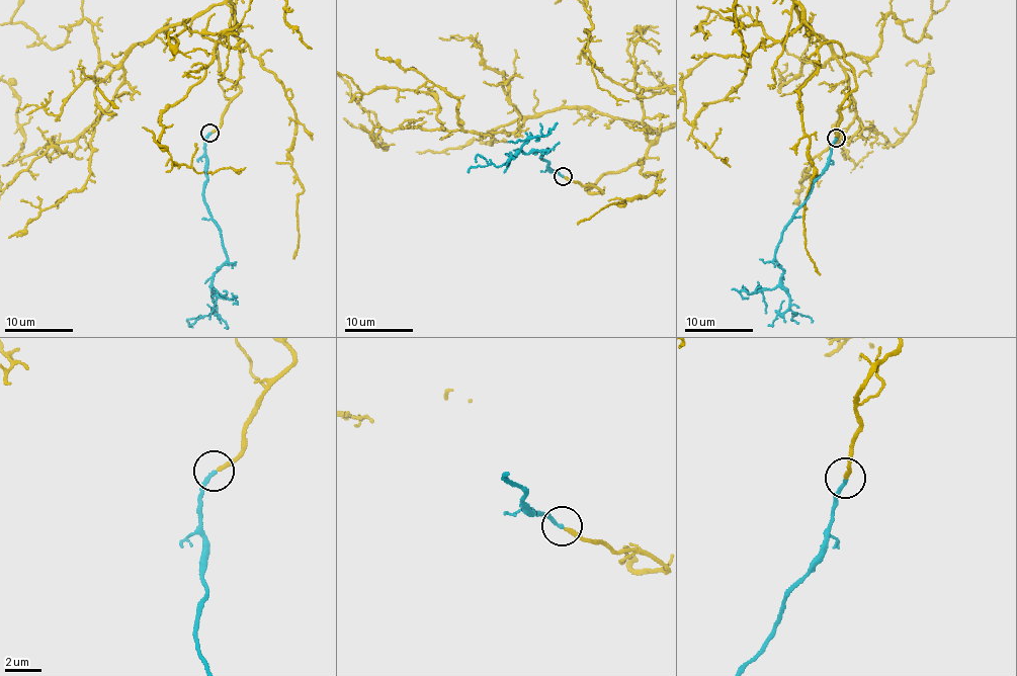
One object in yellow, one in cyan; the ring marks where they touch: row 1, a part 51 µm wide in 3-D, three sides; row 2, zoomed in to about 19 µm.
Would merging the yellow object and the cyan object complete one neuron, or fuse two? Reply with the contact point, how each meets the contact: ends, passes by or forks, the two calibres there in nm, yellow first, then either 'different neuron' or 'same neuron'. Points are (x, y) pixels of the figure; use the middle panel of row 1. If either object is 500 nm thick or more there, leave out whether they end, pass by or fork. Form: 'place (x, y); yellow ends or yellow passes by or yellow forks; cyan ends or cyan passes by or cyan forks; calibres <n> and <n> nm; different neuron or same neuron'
place (563, 176); yellow ends; cyan ends; calibres 240 and 200 nm; same neuron

